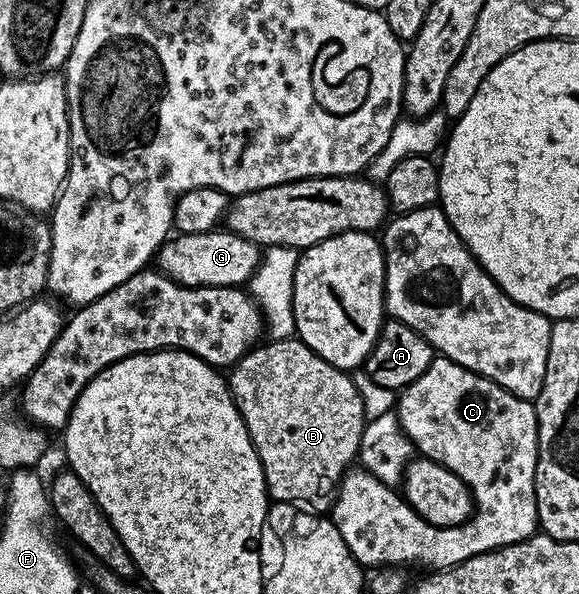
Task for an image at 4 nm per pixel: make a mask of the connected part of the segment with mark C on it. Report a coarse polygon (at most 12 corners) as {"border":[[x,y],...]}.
{"border":[[435,357],[397,399],[475,512],[424,522],[362,466],[332,518],[359,564],[445,569],[539,530],[531,400]]}

